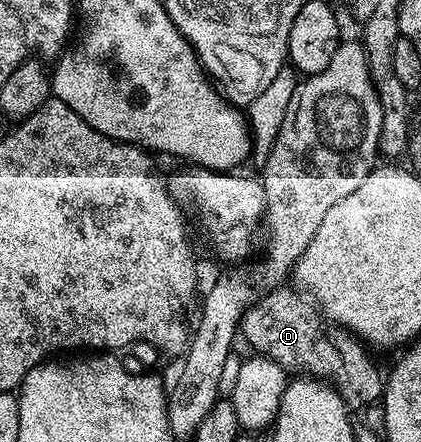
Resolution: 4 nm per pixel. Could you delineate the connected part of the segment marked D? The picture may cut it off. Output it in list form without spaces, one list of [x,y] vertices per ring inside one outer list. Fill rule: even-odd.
[[[286,288],[263,293],[247,309],[240,326],[241,340],[246,340],[255,354],[280,363],[287,374],[309,375],[335,386],[351,410],[361,405],[377,406],[383,396],[384,377],[378,374],[373,361],[366,355],[367,346],[341,325],[327,321],[305,292]]]

